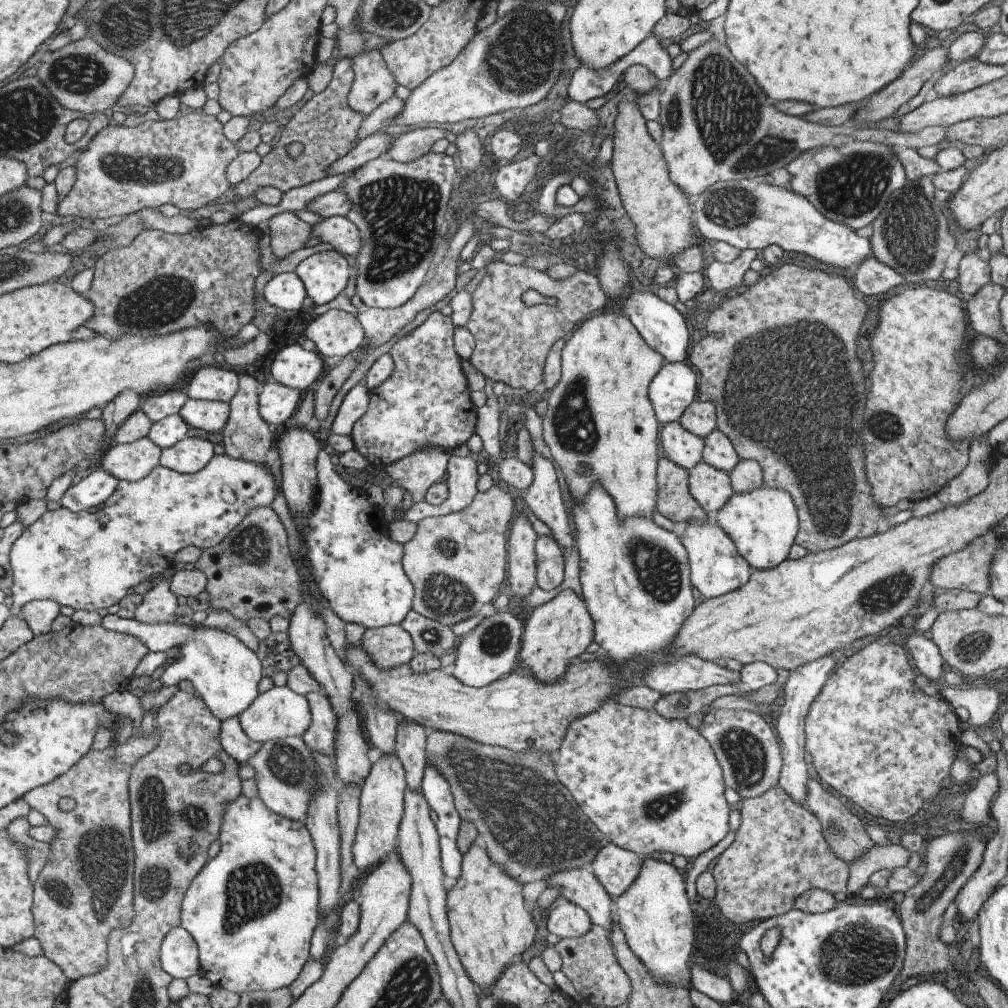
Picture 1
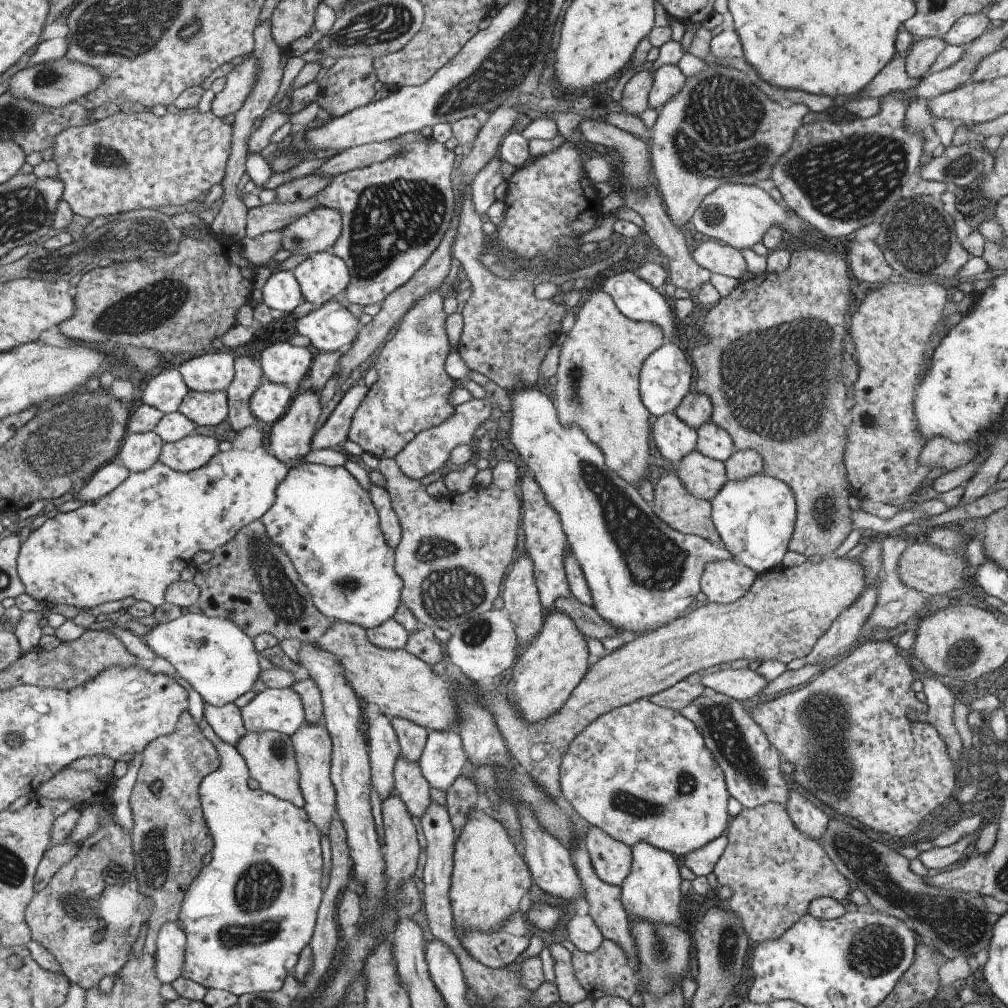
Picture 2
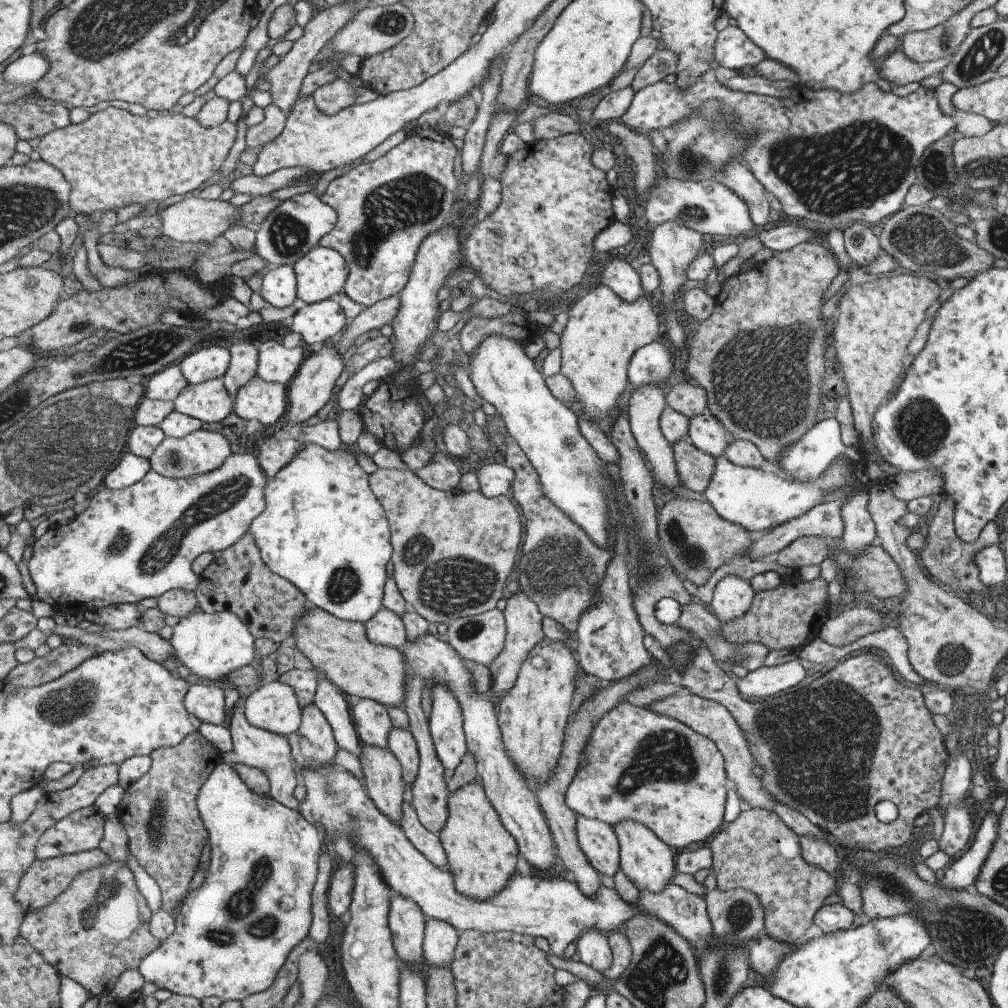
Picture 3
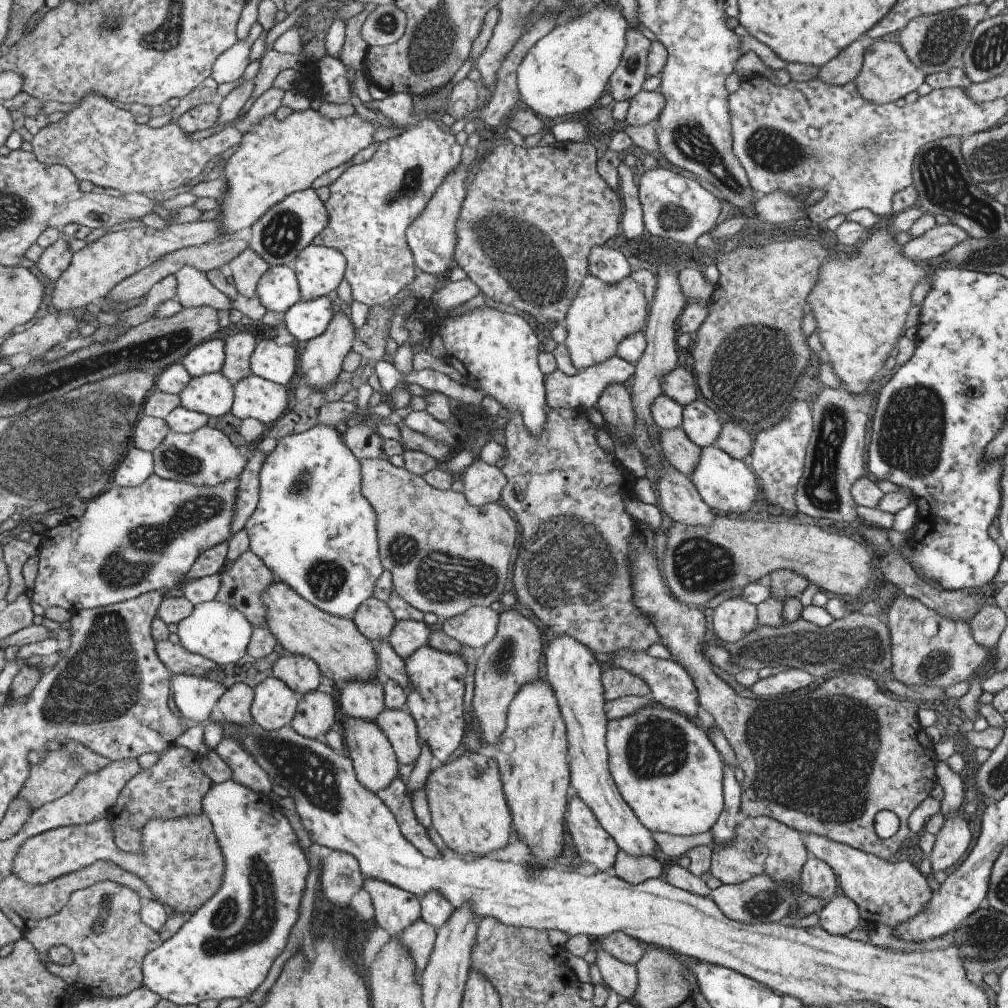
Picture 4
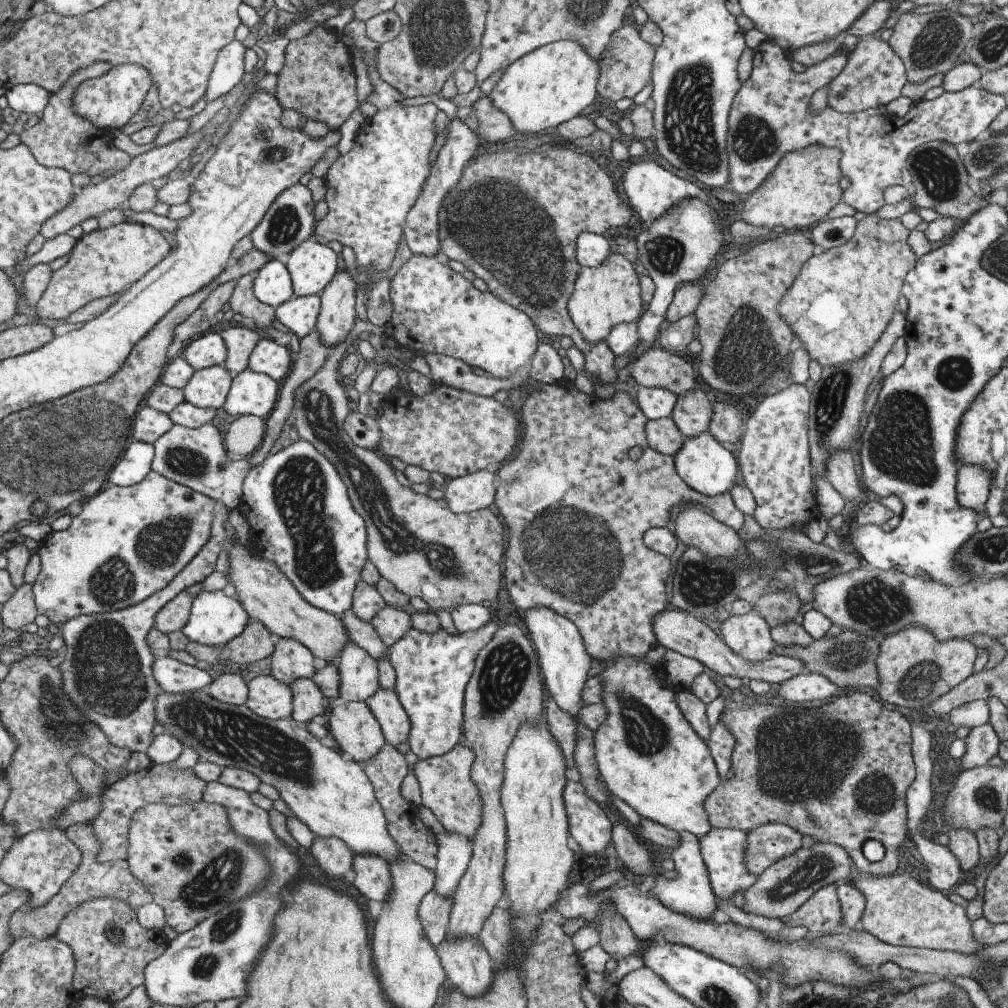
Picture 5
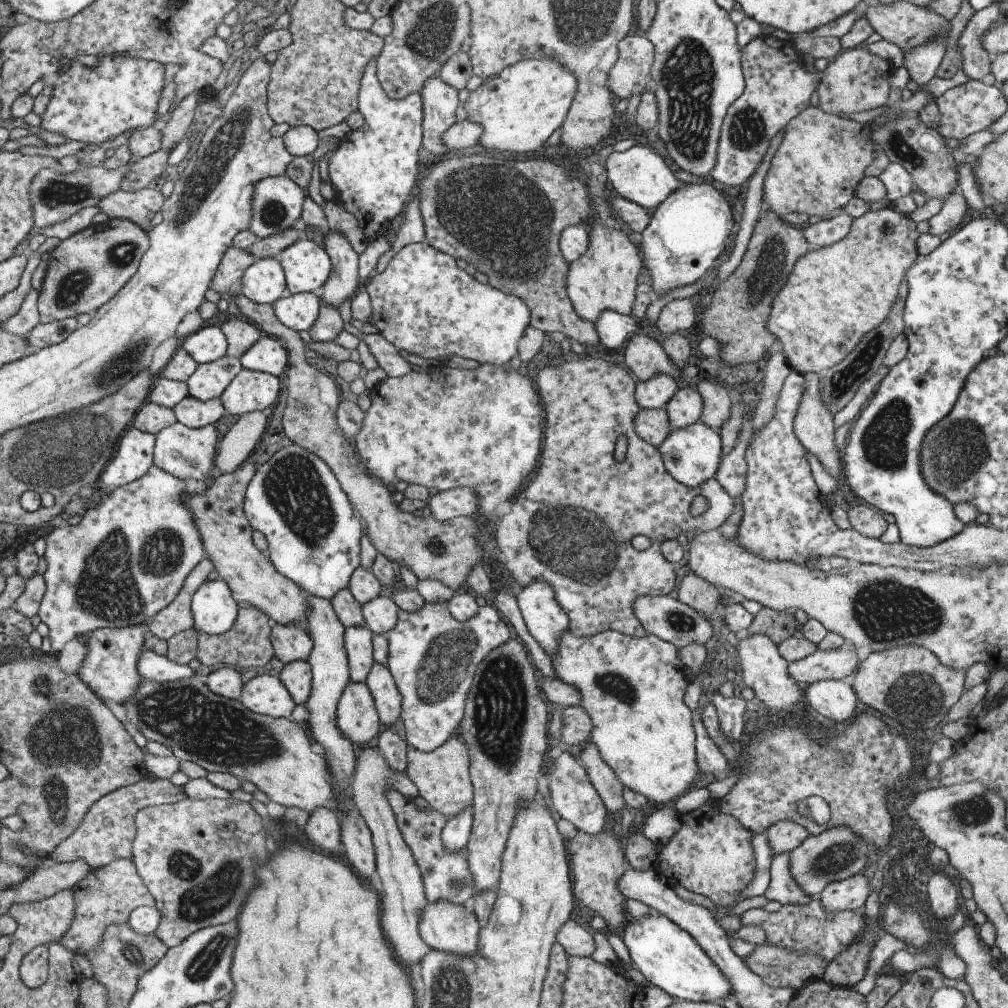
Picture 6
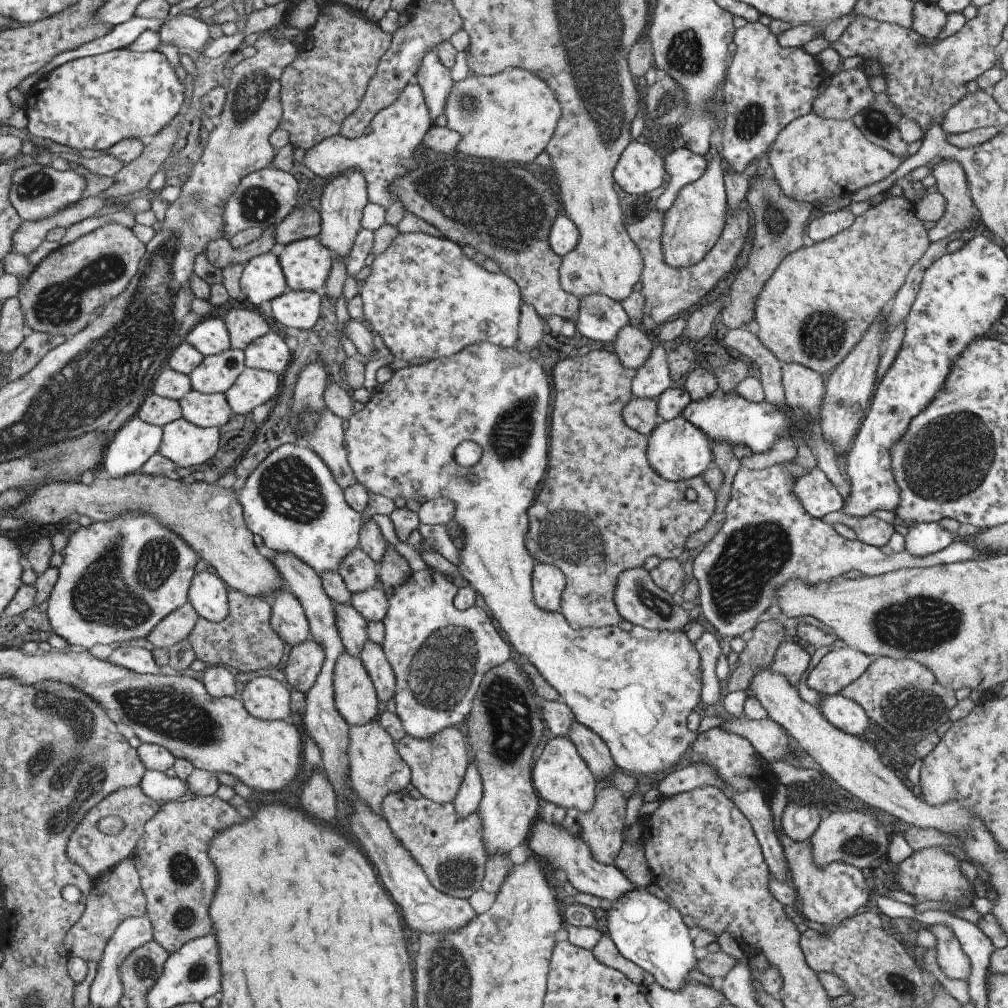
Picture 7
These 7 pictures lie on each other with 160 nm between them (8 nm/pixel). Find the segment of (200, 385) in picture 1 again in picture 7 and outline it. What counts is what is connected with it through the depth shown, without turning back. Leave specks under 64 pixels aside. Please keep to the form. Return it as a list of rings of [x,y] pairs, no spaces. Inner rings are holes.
[[[205,318],[195,325],[184,338],[202,357],[211,356],[230,349],[228,333],[221,318]]]

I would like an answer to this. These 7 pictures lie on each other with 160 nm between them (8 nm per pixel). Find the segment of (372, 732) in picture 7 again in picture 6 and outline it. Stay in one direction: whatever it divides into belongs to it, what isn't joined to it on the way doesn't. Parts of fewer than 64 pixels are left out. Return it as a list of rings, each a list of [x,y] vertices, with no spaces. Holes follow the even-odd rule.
[[[372,744],[362,747],[362,750],[360,750],[354,773],[352,774],[352,799],[358,813],[370,830],[376,866],[374,880],[376,881],[378,892],[381,894],[380,906],[381,912],[383,912],[381,928],[383,928],[383,934],[389,940],[395,956],[401,962],[405,962],[405,968],[409,970],[409,965],[418,964],[429,950],[418,933],[418,914],[423,905],[426,905],[426,898],[422,887],[421,875],[407,848],[407,844],[405,844],[400,835],[391,808],[389,808],[387,800],[385,800],[385,790],[393,788],[393,790],[409,799],[414,799],[418,796],[418,792],[416,786],[406,777],[404,772],[391,770],[387,766],[385,758],[379,756],[377,752],[379,750]]]

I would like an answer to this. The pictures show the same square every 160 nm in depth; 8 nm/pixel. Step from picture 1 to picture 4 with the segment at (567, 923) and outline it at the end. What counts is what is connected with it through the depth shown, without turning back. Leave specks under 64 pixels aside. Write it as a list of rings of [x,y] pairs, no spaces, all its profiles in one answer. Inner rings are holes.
[[[596,943],[592,951],[596,954],[593,964],[599,970],[602,982],[617,993],[620,1000],[632,1002],[631,996],[637,986],[637,974],[635,974],[633,965],[615,960]]]

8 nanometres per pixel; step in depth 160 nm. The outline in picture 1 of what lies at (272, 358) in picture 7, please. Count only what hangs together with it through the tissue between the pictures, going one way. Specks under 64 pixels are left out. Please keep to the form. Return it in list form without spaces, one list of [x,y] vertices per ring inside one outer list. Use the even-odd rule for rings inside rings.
[[[295,344],[284,346],[276,352],[269,370],[275,382],[303,394],[324,367],[323,358],[318,353]]]

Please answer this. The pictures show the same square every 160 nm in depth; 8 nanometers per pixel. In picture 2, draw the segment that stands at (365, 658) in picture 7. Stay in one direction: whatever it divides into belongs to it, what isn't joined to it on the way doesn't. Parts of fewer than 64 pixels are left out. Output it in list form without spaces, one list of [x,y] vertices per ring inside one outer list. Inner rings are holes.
[[[399,755],[394,764],[393,778],[392,786],[403,801],[408,815],[420,819],[430,799],[429,785],[421,774],[418,761],[408,761]]]

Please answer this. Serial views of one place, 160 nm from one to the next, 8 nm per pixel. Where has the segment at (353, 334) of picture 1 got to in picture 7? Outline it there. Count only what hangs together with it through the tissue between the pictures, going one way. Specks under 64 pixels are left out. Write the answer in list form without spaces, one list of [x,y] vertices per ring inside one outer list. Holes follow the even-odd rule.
[[[287,289],[265,306],[268,319],[284,328],[311,330],[319,317],[320,298],[314,291]]]

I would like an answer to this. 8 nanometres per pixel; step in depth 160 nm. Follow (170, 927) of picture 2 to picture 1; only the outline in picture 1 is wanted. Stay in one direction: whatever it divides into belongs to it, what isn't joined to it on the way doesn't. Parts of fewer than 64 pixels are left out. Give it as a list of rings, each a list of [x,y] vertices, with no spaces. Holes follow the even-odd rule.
[[[173,927],[160,942],[158,954],[161,968],[171,978],[186,980],[198,970],[198,950],[195,941],[183,927]]]

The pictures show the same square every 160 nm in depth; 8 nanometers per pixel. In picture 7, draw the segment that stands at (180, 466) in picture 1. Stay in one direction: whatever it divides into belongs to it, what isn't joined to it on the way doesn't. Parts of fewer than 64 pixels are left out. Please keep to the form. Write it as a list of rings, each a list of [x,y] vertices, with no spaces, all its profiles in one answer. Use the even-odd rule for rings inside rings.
[[[180,417],[162,427],[158,454],[177,467],[189,468],[212,458],[218,444],[217,427],[197,427]]]

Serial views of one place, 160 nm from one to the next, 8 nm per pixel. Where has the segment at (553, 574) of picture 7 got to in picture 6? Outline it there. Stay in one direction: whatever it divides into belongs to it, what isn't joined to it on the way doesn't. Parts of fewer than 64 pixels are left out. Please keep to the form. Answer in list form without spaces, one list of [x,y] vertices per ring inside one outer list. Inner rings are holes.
[[[541,580],[531,582],[515,597],[529,635],[551,660],[561,632],[568,630],[568,615],[557,604],[551,586]]]

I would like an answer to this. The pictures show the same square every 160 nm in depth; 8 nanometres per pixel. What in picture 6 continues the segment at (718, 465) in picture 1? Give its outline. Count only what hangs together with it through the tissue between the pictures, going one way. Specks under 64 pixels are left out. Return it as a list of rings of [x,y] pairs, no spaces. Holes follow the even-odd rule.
[[[688,386],[679,388],[663,408],[671,431],[687,428],[699,421],[702,412],[701,396]]]

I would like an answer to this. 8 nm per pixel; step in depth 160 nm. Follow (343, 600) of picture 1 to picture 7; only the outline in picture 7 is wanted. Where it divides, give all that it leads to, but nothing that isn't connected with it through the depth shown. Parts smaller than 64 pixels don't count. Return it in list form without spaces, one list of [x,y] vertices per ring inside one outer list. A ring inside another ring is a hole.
[[[289,443],[275,448],[273,452],[271,452],[268,456],[265,456],[265,458],[257,464],[257,467],[245,480],[243,487],[241,488],[241,492],[239,492],[237,497],[237,501],[242,509],[243,522],[245,526],[247,526],[247,530],[251,532],[251,535],[260,536],[263,540],[264,546],[273,550],[275,554],[279,554],[279,552],[285,552],[285,554],[289,552],[289,554],[293,554],[297,560],[301,560],[301,564],[307,564],[307,566],[309,566],[309,568],[311,568],[311,570],[319,576],[321,572],[337,572],[339,562],[341,562],[341,560],[345,560],[345,556],[353,552],[355,548],[357,548],[357,542],[359,542],[361,514],[354,512],[347,505],[343,496],[343,489],[337,486],[335,480],[333,480],[331,472],[329,472],[329,468],[323,464],[315,452],[312,452],[308,447],[295,446],[295,444]]]

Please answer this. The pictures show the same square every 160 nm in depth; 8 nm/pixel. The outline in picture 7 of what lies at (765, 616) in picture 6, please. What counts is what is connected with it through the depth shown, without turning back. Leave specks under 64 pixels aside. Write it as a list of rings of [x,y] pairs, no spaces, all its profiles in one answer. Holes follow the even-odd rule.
[[[759,622],[753,629],[753,636],[743,651],[738,654],[737,666],[722,682],[725,692],[746,690],[749,680],[755,676],[757,668],[765,668],[772,662],[778,642],[784,640],[785,630],[779,622]]]

